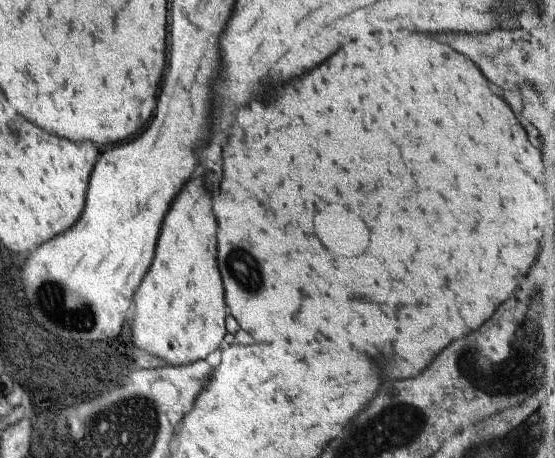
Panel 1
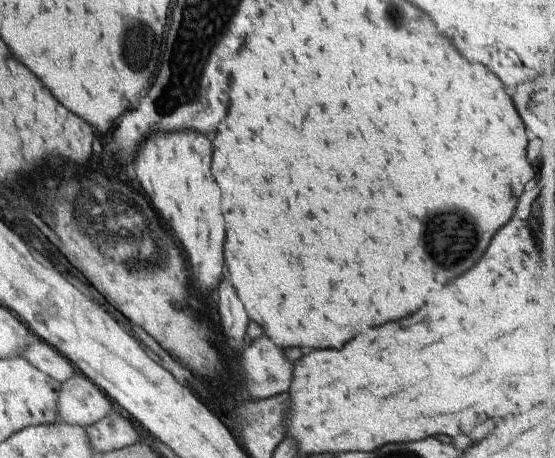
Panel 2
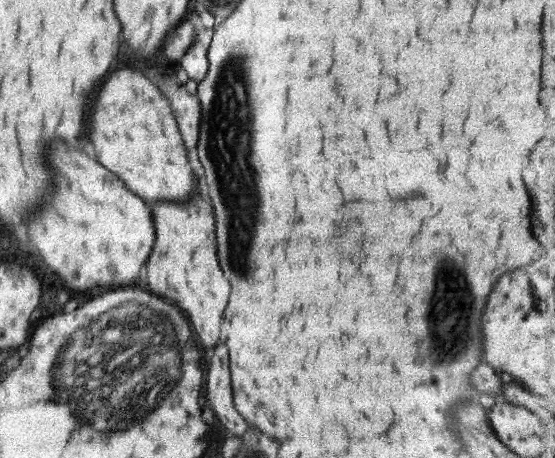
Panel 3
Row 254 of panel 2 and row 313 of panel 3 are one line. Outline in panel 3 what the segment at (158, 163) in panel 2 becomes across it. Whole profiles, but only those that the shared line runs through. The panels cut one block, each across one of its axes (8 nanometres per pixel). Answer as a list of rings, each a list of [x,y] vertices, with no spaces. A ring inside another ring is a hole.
[[[194,194],[188,202],[160,202],[151,205],[156,242],[146,262],[148,286],[154,294],[170,298],[192,322],[194,332],[206,348],[212,348],[220,336],[220,320],[230,296],[230,282],[224,278],[216,258],[216,226],[212,206]]]

